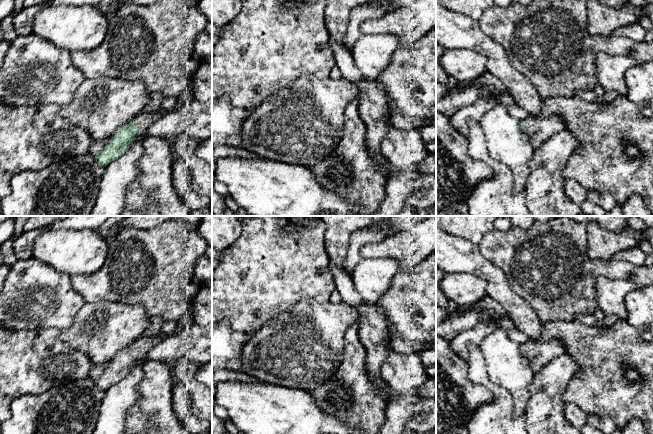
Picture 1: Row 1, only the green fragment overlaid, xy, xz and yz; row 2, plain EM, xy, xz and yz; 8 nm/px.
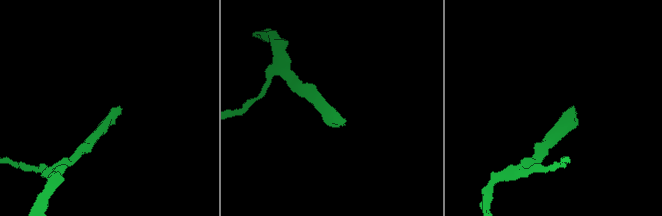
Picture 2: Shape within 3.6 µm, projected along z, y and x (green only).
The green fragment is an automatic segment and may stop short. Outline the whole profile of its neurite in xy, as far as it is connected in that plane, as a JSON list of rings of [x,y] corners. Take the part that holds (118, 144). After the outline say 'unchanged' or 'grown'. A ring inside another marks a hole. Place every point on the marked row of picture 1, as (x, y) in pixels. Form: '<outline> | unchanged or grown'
[[[161,108],[153,113],[140,113],[127,125],[120,126],[107,142],[103,150],[95,157],[97,163],[106,167],[110,162],[122,156],[139,136],[146,136],[149,126],[164,113]]] | grown

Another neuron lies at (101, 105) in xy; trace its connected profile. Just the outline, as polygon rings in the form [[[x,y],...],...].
[[[100,76],[85,79],[76,91],[73,100],[63,105],[59,114],[71,124],[87,129],[93,142],[103,139],[109,141],[120,126],[127,125],[144,111],[149,100],[150,92],[147,91],[143,80]]]

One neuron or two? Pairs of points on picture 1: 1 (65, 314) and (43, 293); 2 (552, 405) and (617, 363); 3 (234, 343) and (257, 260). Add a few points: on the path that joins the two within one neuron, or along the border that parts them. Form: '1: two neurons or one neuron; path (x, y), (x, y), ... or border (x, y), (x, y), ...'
1: one neuron; path (60, 309), (48, 298)
2: two neurons; border (571, 376), (563, 393), (563, 401), (566, 404)
3: two neurons; border (222, 320), (226, 320), (237, 331), (256, 330)

